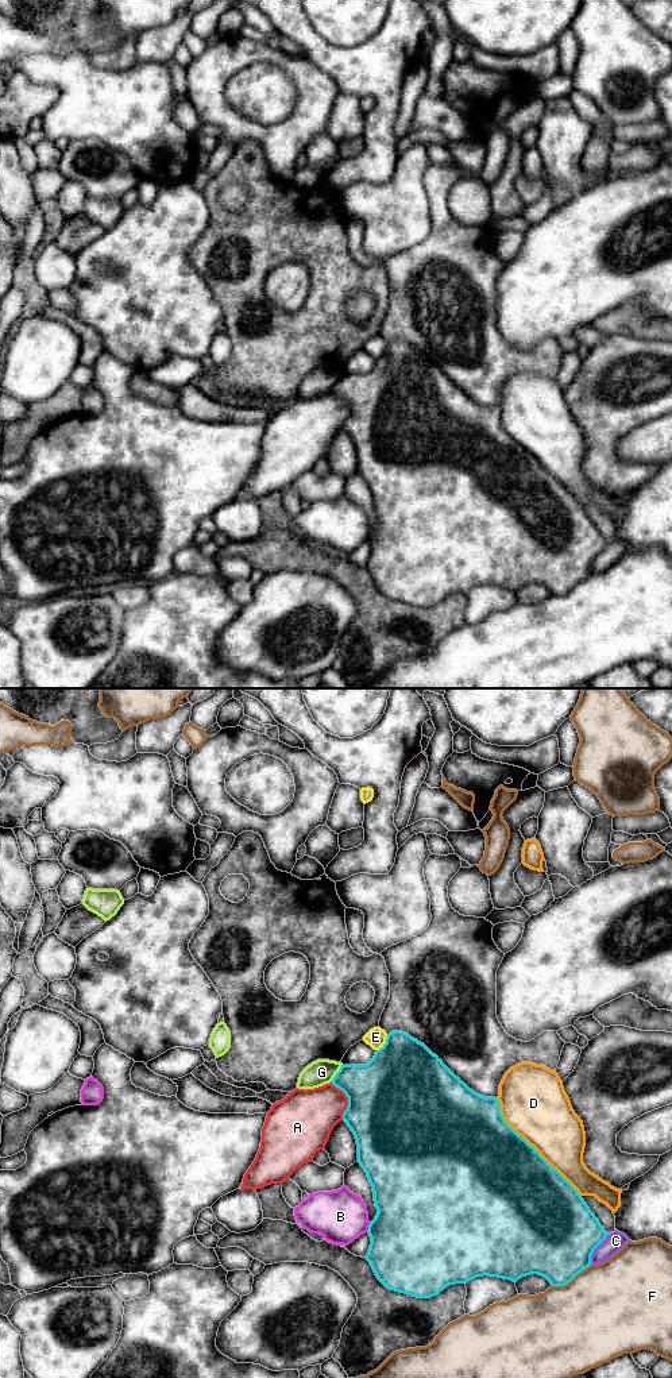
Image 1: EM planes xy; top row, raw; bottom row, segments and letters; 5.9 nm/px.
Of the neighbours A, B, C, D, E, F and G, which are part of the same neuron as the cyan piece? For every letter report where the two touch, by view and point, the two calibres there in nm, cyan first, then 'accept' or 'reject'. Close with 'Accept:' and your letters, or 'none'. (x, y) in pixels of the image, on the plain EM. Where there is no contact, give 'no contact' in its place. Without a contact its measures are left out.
A: contact xy (348, 409); calibres 500 and 300 nm; reject
B: contact xy (369, 536); calibres 460 and 320 nm; reject
C: contact xy (595, 556); calibres 480 and 110 nm; reject
D: contact xy (533, 456); calibres 500 and 380 nm; reject
E: contact xy (385, 352); calibres 460 and 110 nm; reject
F: contact xy (571, 589); calibres 460 and 500 nm; reject
G: contact xy (336, 382); calibres 320 and 150 nm; reject
Accept: none

